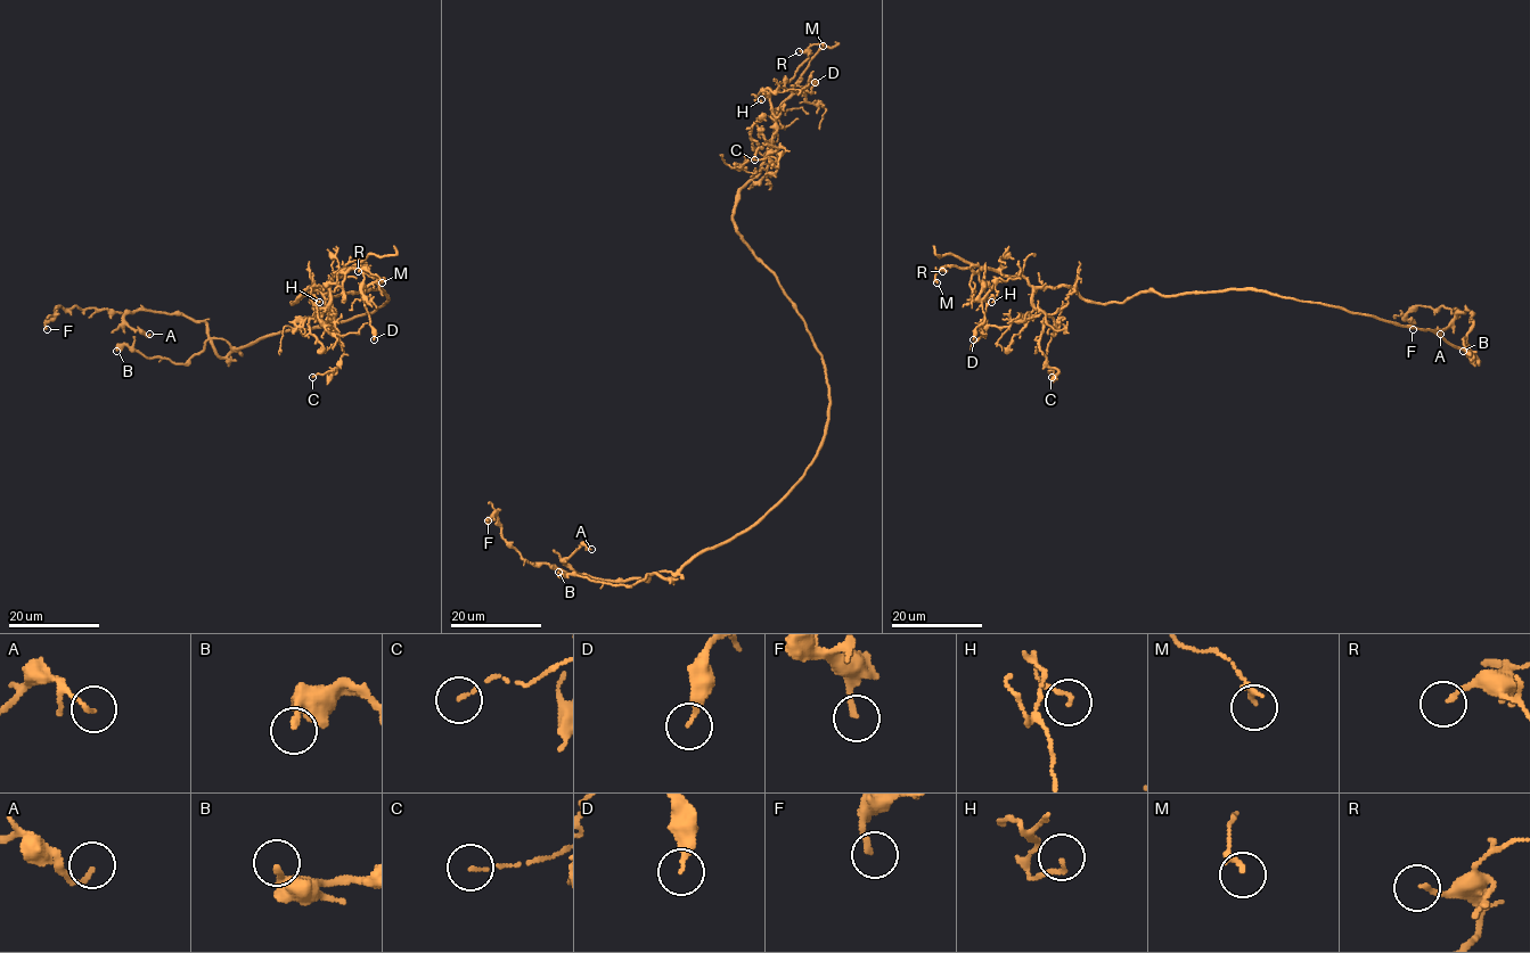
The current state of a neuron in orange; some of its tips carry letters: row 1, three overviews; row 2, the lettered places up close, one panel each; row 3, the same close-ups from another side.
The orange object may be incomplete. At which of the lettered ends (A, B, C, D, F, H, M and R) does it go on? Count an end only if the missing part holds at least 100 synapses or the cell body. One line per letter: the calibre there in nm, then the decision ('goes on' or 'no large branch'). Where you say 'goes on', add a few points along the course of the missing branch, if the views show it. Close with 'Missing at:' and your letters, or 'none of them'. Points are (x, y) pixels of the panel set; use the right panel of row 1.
A: 130 nm | no large branch
B: 180 nm | no large branch
C: 110 nm | no large branch
D: 220 nm | no large branch
F: 180 nm | no large branch
H: 120 nm | no large branch
M: 180 nm | no large branch
R: 140 nm | no large branch
Missing at: none of them

